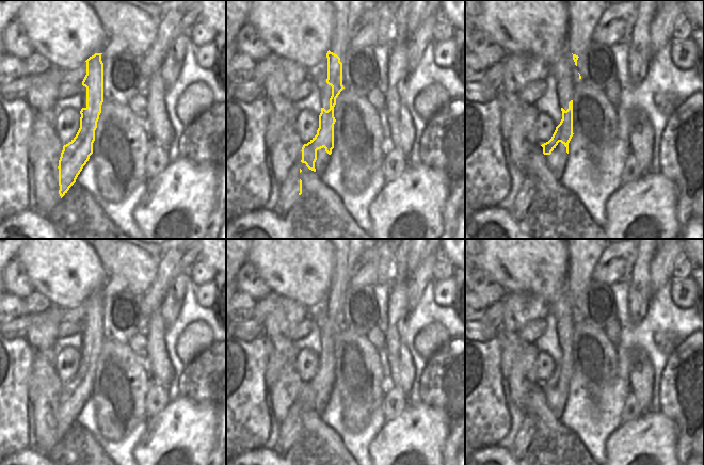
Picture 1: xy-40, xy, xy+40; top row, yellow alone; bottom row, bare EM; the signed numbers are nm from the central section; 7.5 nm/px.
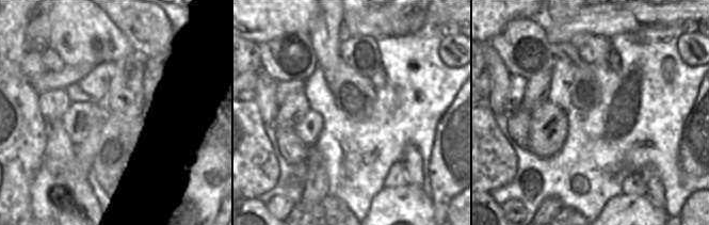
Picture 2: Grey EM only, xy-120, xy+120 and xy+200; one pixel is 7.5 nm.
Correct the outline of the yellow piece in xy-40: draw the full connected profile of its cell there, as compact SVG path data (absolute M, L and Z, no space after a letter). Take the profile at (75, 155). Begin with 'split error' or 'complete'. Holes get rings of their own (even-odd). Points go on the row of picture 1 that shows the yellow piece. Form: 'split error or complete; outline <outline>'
split error; outline M95 53L90 57L86 62L86 75L82 81L82 85L86 87L86 107L80 111L80 128L76 137L63 146L57 173L50 173L48 179L35 178L35 198L37 205L34 210L44 215L50 212L67 193L69 188L76 182L76 179L83 166L93 154L93 143L95 141L95 130L97 122L101 113L101 105L103 102L103 60L102 53Z

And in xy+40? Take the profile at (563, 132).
complete; outline M573 100L569 102L569 109L565 111L561 108L562 119L560 124L556 127L556 130L551 139L542 144L543 154L550 155L556 148L559 142L561 142L566 147L566 153L569 154L569 143L573 137Z

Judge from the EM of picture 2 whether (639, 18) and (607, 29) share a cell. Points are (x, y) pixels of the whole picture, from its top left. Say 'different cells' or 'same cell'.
same cell

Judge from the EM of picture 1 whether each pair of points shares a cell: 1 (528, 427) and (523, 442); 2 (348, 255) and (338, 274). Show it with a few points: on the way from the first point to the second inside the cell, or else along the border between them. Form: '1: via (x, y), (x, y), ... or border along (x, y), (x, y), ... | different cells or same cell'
1: via (527, 430), (523, 438) | same cell
2: via (345, 259), (342, 270) | same cell

